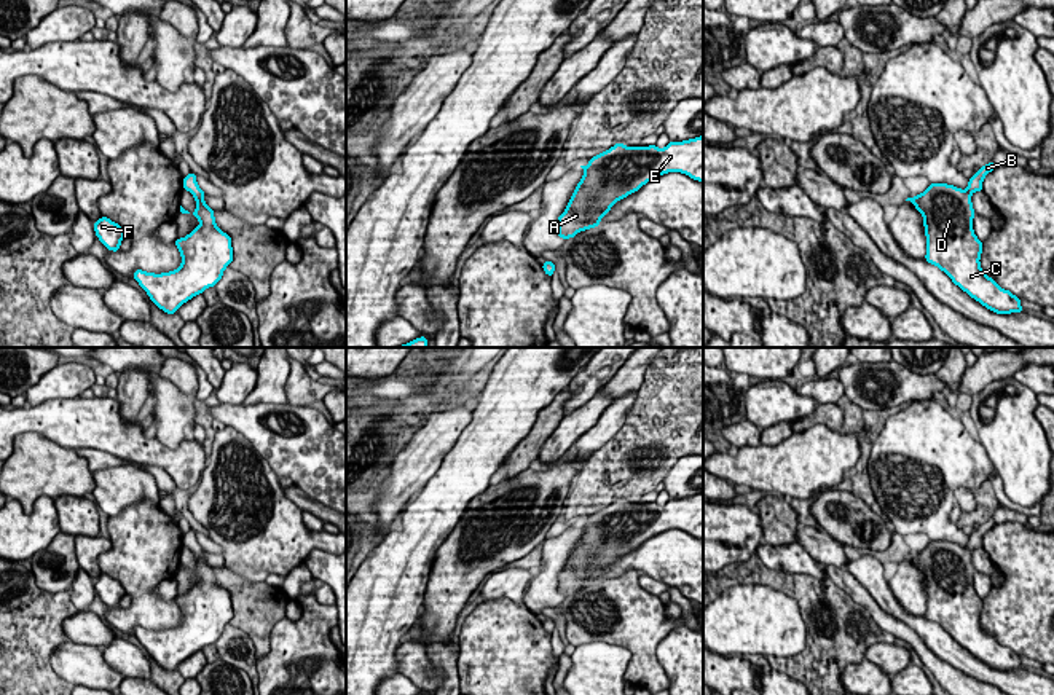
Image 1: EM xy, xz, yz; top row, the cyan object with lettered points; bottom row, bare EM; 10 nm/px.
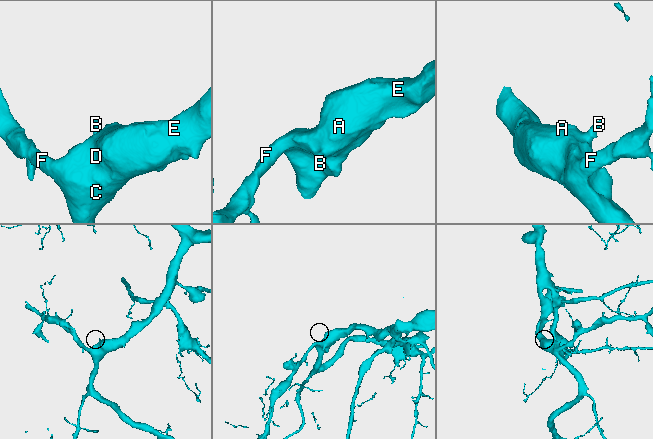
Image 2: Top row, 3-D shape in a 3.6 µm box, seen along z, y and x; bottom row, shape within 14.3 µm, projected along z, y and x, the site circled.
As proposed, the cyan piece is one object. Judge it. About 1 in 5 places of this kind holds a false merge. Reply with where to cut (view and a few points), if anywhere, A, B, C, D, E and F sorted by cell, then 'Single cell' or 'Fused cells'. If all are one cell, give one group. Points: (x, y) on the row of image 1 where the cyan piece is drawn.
No split. Groups: A B C D E F. Single cell

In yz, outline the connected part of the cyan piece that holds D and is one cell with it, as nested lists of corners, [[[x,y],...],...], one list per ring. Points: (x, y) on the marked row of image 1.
[[[993,161],[979,167],[966,190],[947,183],[931,183],[915,198],[907,198],[923,215],[926,236],[925,260],[947,274],[955,285],[997,314],[1024,312],[1021,300],[997,285],[981,269],[982,242],[973,230],[971,194],[982,191],[984,177],[995,169]]]

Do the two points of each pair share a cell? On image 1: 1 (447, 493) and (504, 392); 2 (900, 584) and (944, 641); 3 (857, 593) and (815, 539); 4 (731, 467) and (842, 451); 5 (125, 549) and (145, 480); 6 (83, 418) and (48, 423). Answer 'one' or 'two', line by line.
1: one
2: two
3: two
4: one
5: two
6: one

